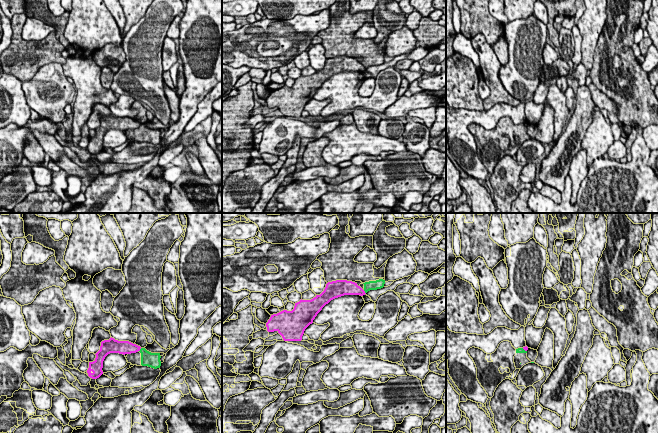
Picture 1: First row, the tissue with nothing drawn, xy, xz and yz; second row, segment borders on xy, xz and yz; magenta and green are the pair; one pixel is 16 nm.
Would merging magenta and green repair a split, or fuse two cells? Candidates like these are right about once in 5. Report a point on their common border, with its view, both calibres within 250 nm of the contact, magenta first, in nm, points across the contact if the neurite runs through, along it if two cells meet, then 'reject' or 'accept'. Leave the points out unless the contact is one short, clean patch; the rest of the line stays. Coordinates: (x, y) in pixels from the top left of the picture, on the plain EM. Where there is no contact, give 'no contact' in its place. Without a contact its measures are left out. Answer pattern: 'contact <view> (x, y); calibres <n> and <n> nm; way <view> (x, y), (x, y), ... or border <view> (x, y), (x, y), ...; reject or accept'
contact xy (139, 126); calibres 220 and 240 nm; border xy (141, 124), (139, 127); reject

